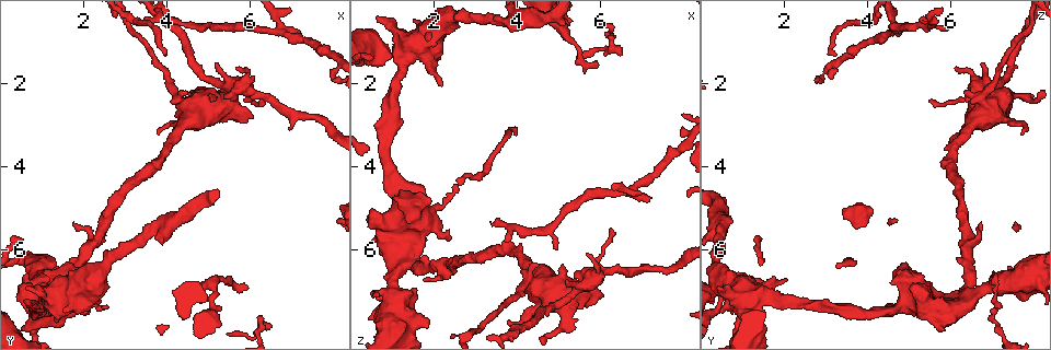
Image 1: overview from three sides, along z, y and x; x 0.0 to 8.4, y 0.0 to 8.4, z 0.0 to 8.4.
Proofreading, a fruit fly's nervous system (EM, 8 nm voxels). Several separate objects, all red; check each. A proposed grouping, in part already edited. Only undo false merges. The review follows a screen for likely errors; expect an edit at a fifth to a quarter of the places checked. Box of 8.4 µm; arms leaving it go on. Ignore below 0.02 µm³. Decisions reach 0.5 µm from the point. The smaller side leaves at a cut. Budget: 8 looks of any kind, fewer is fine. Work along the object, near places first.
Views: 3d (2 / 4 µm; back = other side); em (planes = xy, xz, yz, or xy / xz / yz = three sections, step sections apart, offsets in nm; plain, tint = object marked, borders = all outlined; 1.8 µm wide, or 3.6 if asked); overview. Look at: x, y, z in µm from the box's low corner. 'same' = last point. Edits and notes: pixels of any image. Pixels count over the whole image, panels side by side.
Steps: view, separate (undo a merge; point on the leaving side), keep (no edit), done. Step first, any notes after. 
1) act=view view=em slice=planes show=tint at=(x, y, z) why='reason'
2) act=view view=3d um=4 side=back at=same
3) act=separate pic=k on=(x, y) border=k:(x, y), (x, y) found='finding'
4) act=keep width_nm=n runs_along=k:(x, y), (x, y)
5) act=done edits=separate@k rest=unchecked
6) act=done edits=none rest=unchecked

act=view view=3d um=4 at=(5.30, 2.55, 7.00) why='sharp bend'

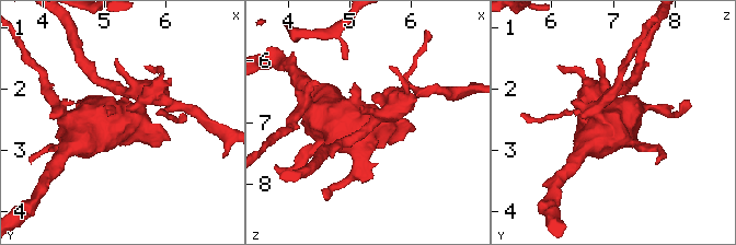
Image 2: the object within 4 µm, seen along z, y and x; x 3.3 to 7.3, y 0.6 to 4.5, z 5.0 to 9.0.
act=view view=em um=3.6 slice=xz step=8 show=borders at=(5.35, 2.55, 7.00) why='shape alone is not enough'

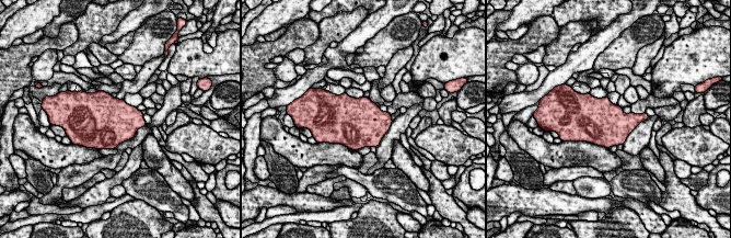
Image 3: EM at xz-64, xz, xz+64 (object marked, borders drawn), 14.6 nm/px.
act=keep found='continuous, no second cell'

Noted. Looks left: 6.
act=view view=3d um=2 at=(6.70, 0.70, 4.65)

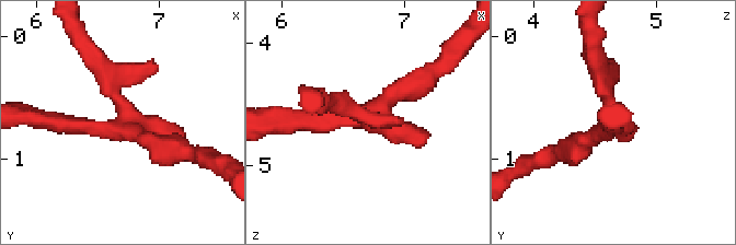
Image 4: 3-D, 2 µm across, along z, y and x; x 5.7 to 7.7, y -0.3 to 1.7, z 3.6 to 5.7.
act=view view=em slice=planes show=borders at=(6.70, 0.74, 4.64) arms=3 arm_widths_nm=160,160,180 why='need the tissue'

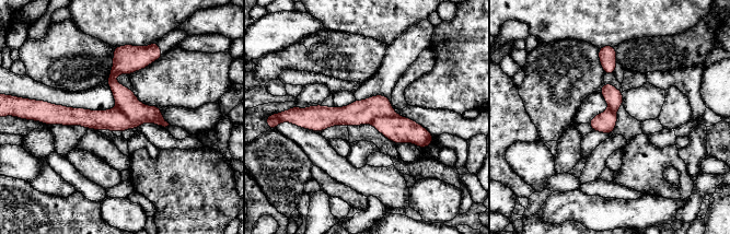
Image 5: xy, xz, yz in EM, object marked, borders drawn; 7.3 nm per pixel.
act=separate pic=5 on=(358, 113) width_nm=150 border=5:(397, 115), (377, 116), (370, 123) found='two cells meet here'

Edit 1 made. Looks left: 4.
act=view view=overview why='redraw'

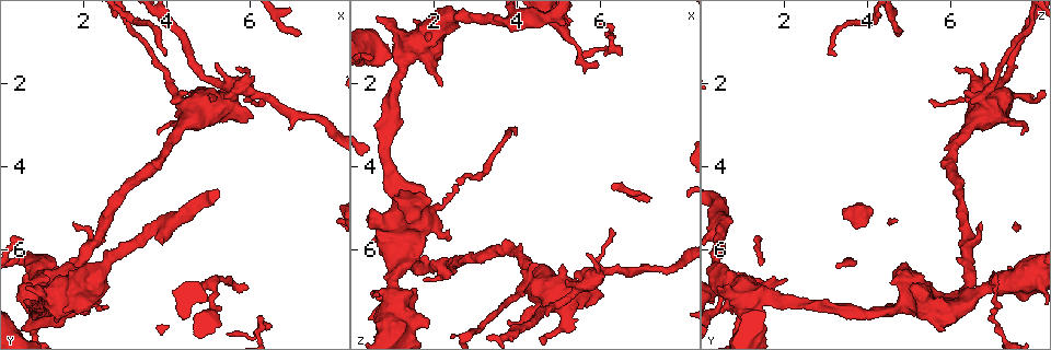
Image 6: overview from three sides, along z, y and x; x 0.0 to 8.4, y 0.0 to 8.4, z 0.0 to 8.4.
act=view view=3d um=2 at=(1.00, 6.80, 7.05) why='thin arm on a thick one'

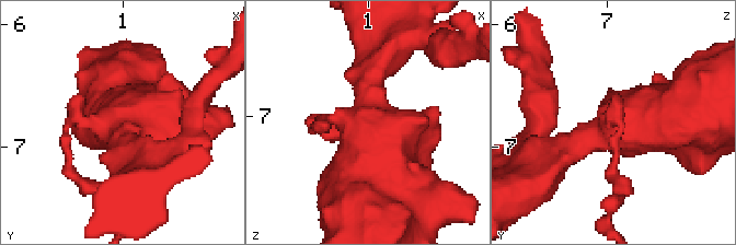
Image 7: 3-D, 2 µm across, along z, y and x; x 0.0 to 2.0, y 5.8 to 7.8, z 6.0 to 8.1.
act=view view=em slice=planes show=tint at=(0.92, 6.82, 7.04) why='now the EM'

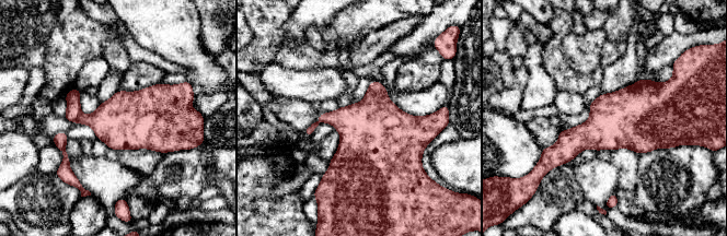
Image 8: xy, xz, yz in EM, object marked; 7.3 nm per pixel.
act=separate pic=8 on=(73, 108) border=8:(81, 114), (73, 121) found='a second cell is stuck on'

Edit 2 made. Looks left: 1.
act=done edits=separate@5,separate@8 rest=unchecked

